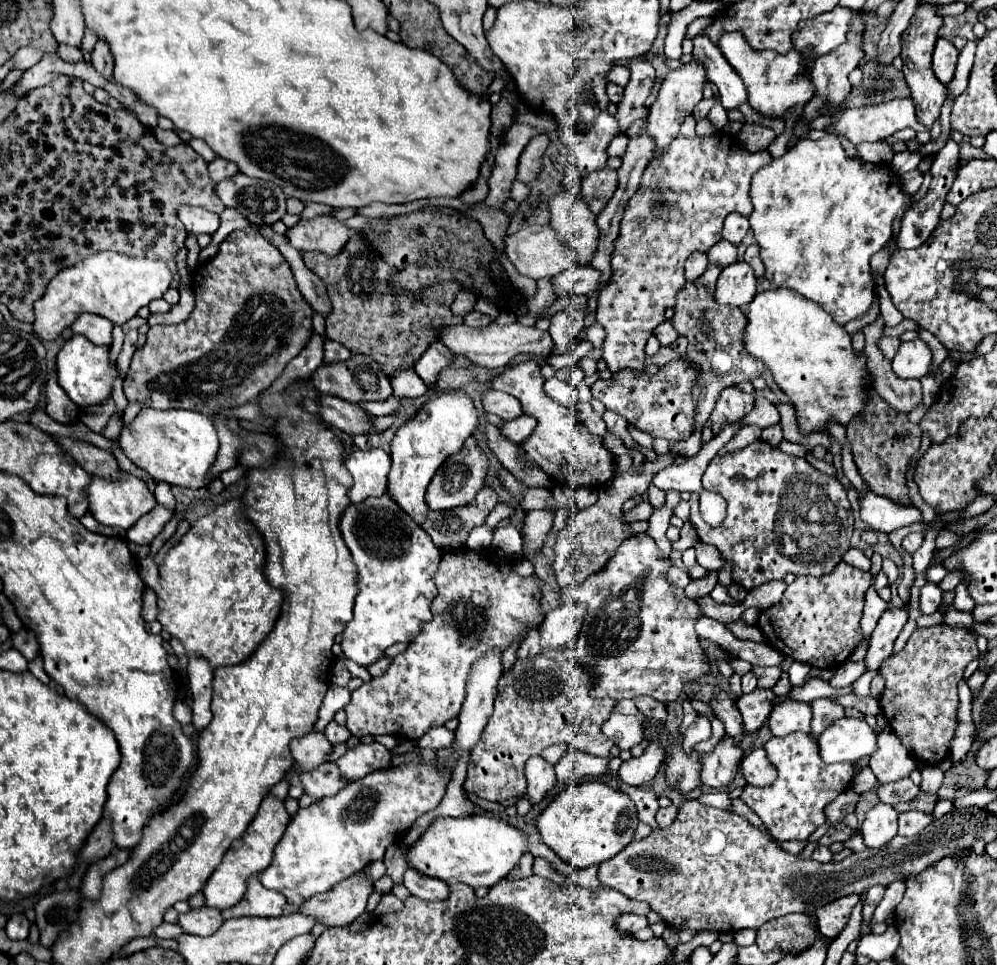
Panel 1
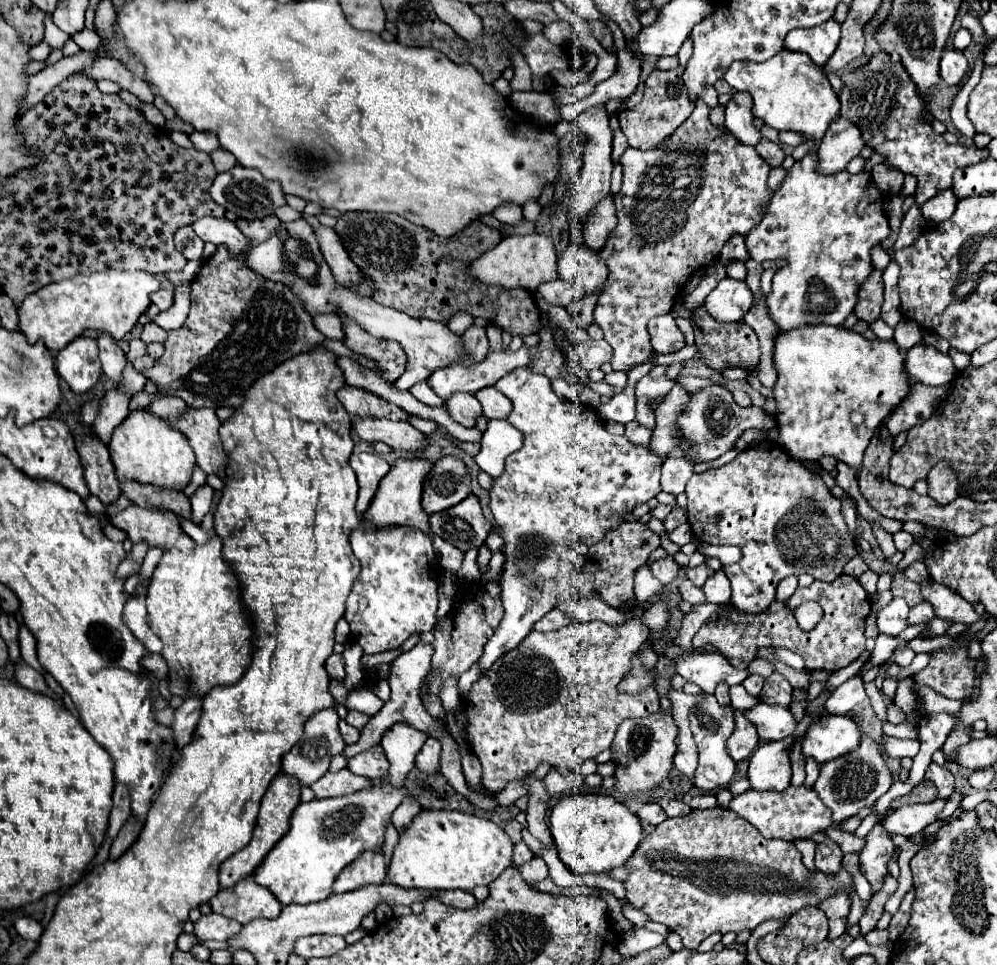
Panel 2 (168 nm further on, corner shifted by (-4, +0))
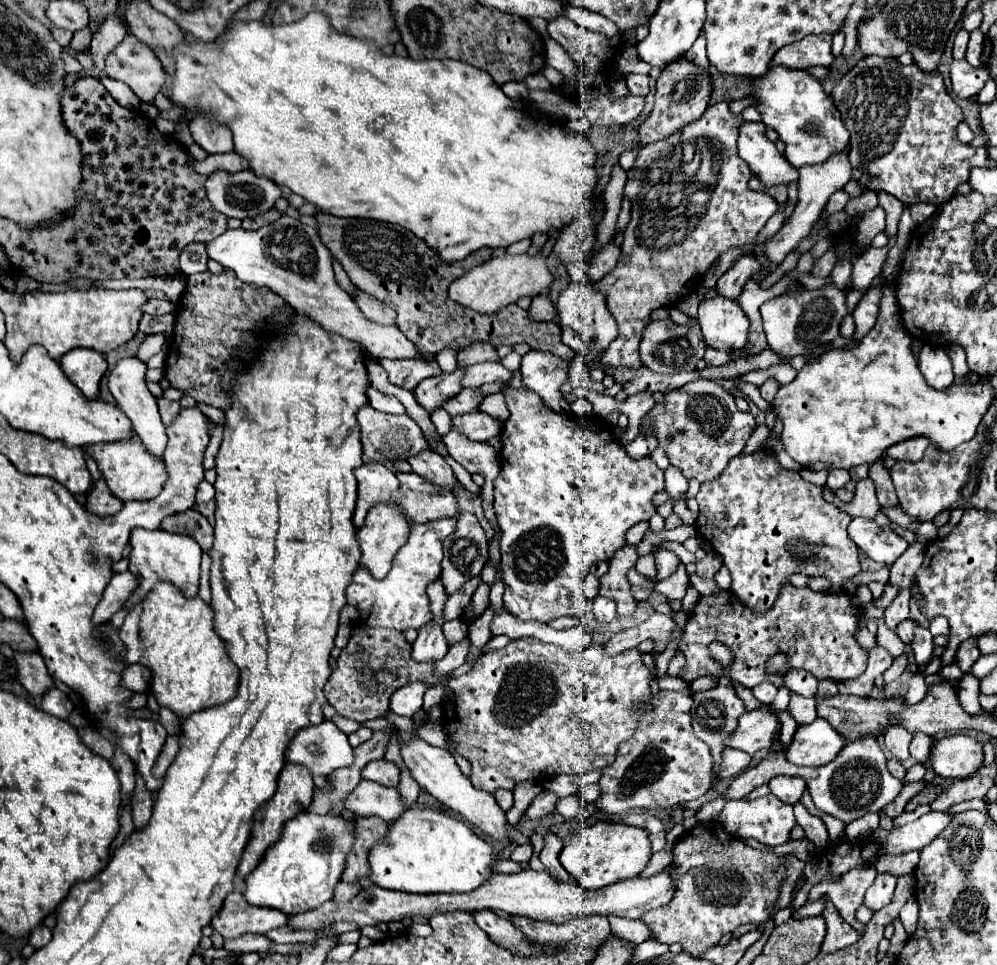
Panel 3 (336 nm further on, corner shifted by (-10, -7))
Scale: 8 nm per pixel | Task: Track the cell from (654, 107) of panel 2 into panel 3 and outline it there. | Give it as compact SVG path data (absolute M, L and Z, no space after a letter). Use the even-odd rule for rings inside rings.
M679 58L673 64L669 64L663 74L657 78L657 94L655 94L655 106L653 112L645 118L645 122L637 128L639 142L643 146L653 144L657 140L665 140L667 136L675 134L677 130L685 128L687 124L699 120L709 106L713 86L705 78L705 72L695 68L687 58Z

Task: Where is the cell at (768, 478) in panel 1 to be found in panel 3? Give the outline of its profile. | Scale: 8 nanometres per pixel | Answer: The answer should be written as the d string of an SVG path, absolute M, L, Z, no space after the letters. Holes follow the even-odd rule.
M763 448L755 454L735 456L717 480L701 484L695 500L699 504L699 516L695 520L697 534L703 542L709 542L711 548L721 554L725 566L731 572L729 590L753 612L767 612L779 598L783 584L789 582L793 574L803 574L807 578L821 576L831 586L845 586L861 572L859 548L855 548L847 536L847 524L853 518L827 502L823 498L823 488L803 480L799 472L785 470L771 450Z

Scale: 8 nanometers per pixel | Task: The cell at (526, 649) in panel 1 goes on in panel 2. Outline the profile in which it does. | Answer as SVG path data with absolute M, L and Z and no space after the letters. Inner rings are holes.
M553 609L553 611L549 611L543 619L539 619L533 629L535 629L535 631L555 631L555 629L567 625L567 623L571 623L571 619L569 619L563 611Z

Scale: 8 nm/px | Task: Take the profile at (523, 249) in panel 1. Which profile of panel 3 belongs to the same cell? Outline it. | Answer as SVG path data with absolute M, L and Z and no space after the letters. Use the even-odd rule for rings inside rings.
M503 254L503 256L495 256L489 262L471 268L465 276L457 278L451 286L449 286L449 298L473 308L477 312L483 314L493 314L513 302L517 302L519 298L533 298L539 296L543 292L549 290L553 282L553 274L547 268L547 258L543 254Z

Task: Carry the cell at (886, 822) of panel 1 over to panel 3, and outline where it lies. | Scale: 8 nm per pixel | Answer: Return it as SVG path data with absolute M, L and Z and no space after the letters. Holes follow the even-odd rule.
M879 872L875 882L871 884L871 888L867 890L865 894L865 906L871 908L873 912L881 910L883 906L887 906L893 898L893 890L895 890L895 884L897 884L897 878L893 874L887 874L887 872Z

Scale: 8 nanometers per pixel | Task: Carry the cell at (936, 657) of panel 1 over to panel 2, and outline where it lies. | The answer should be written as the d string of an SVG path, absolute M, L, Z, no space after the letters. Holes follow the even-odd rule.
M941 649L933 653L931 663L913 679L915 685L927 685L949 699L969 699L973 693L973 679L977 661L967 657L967 649Z

